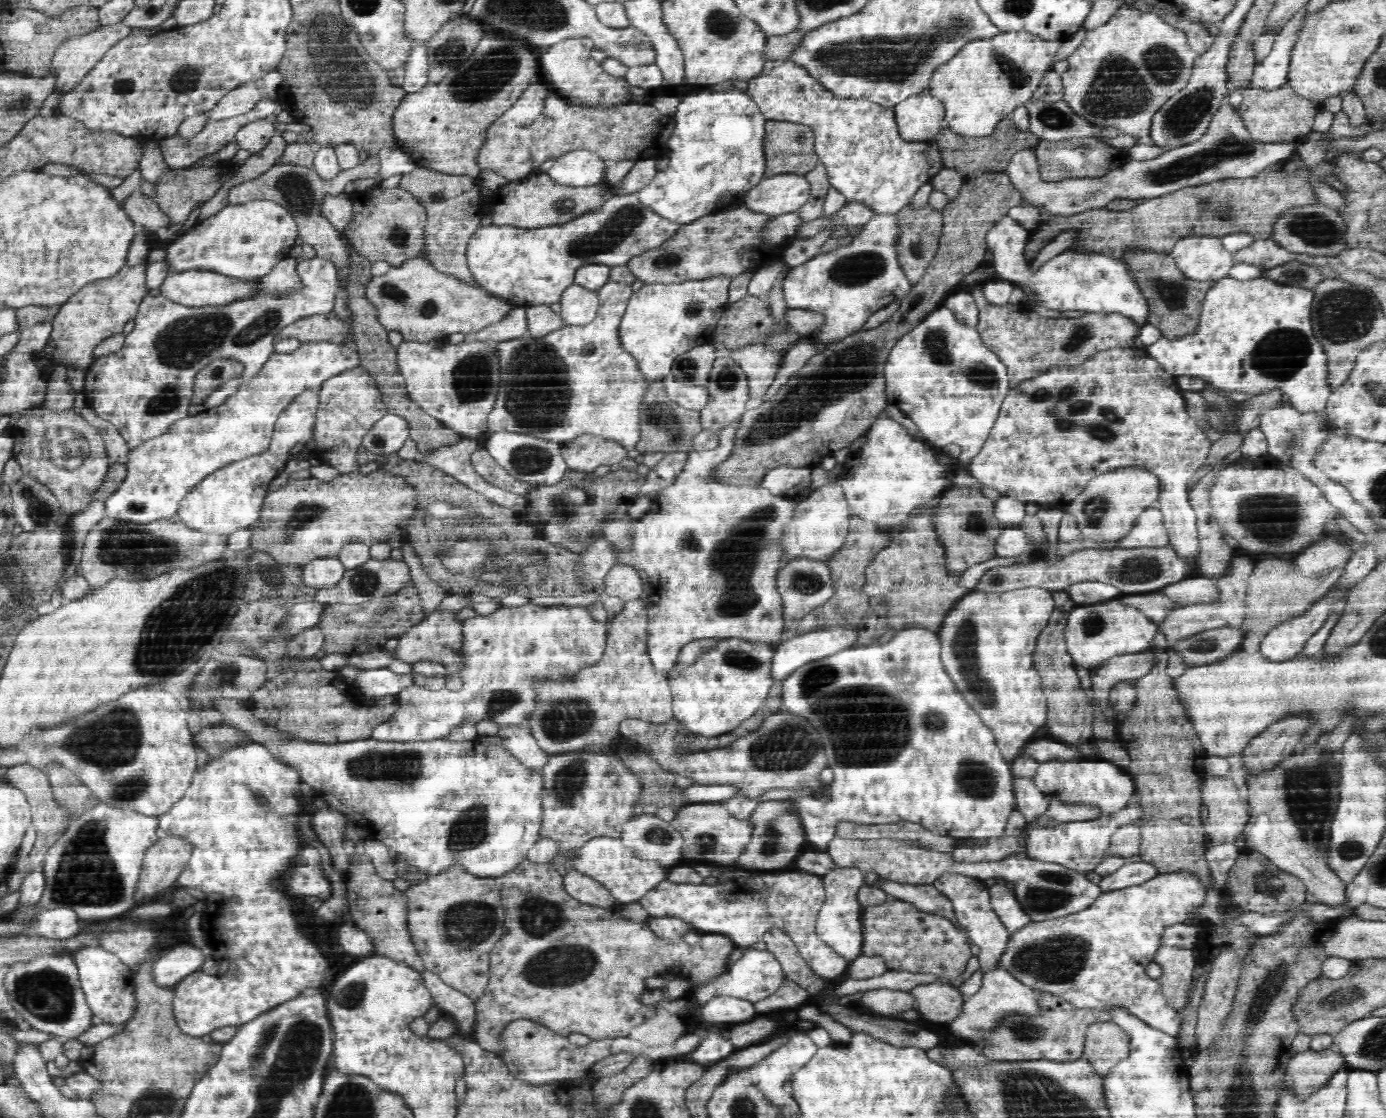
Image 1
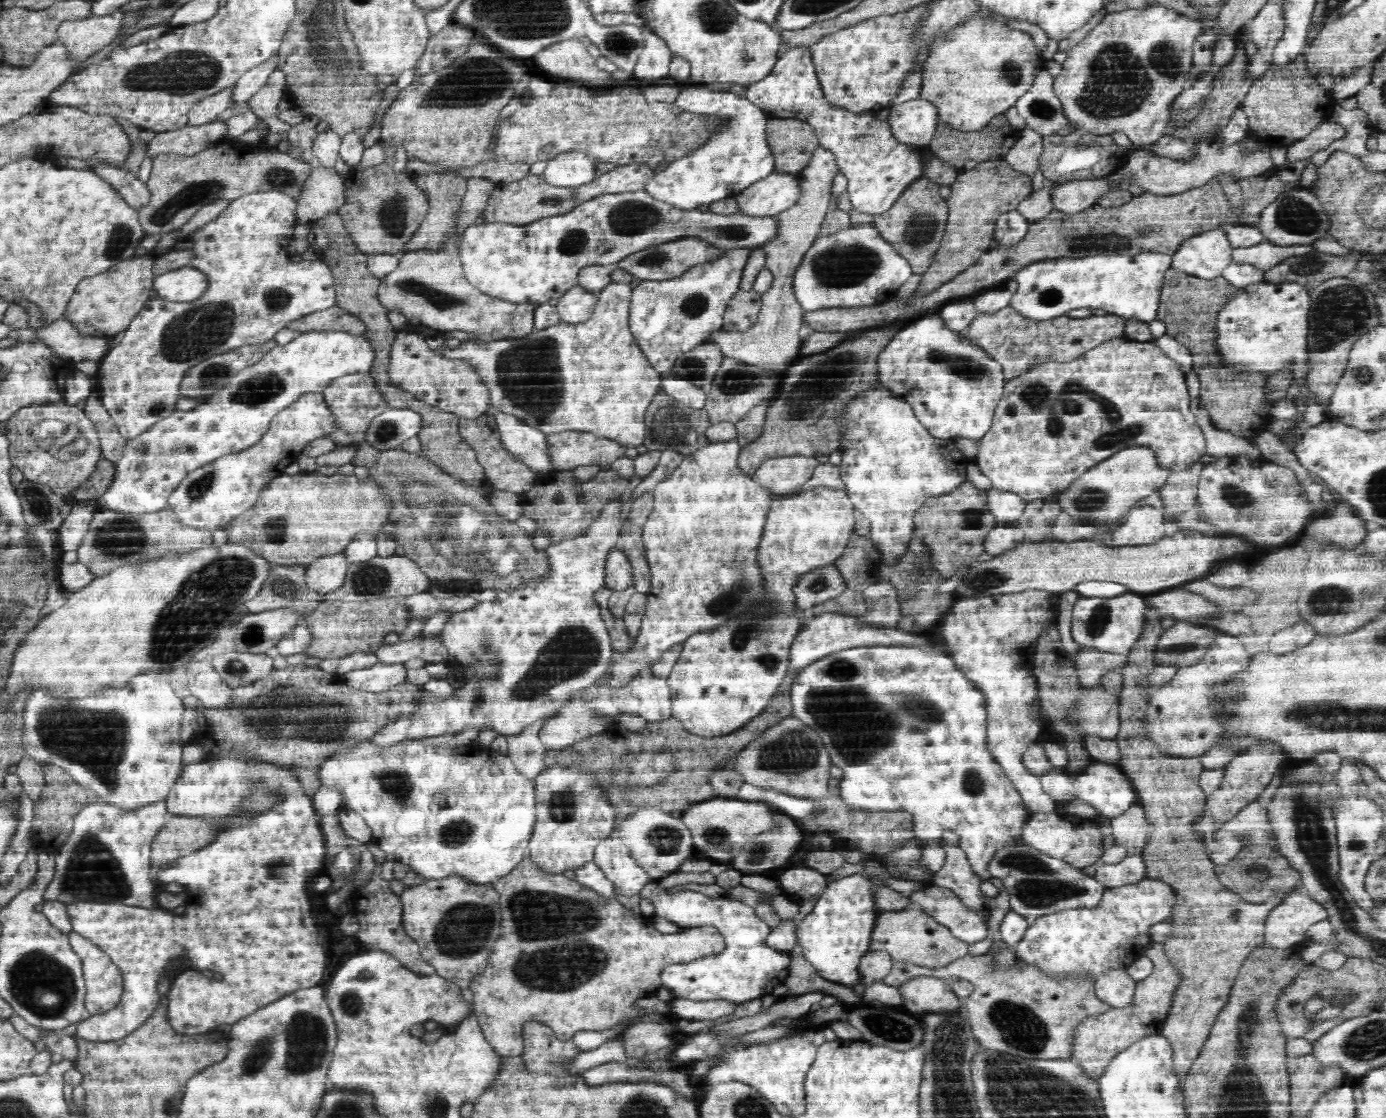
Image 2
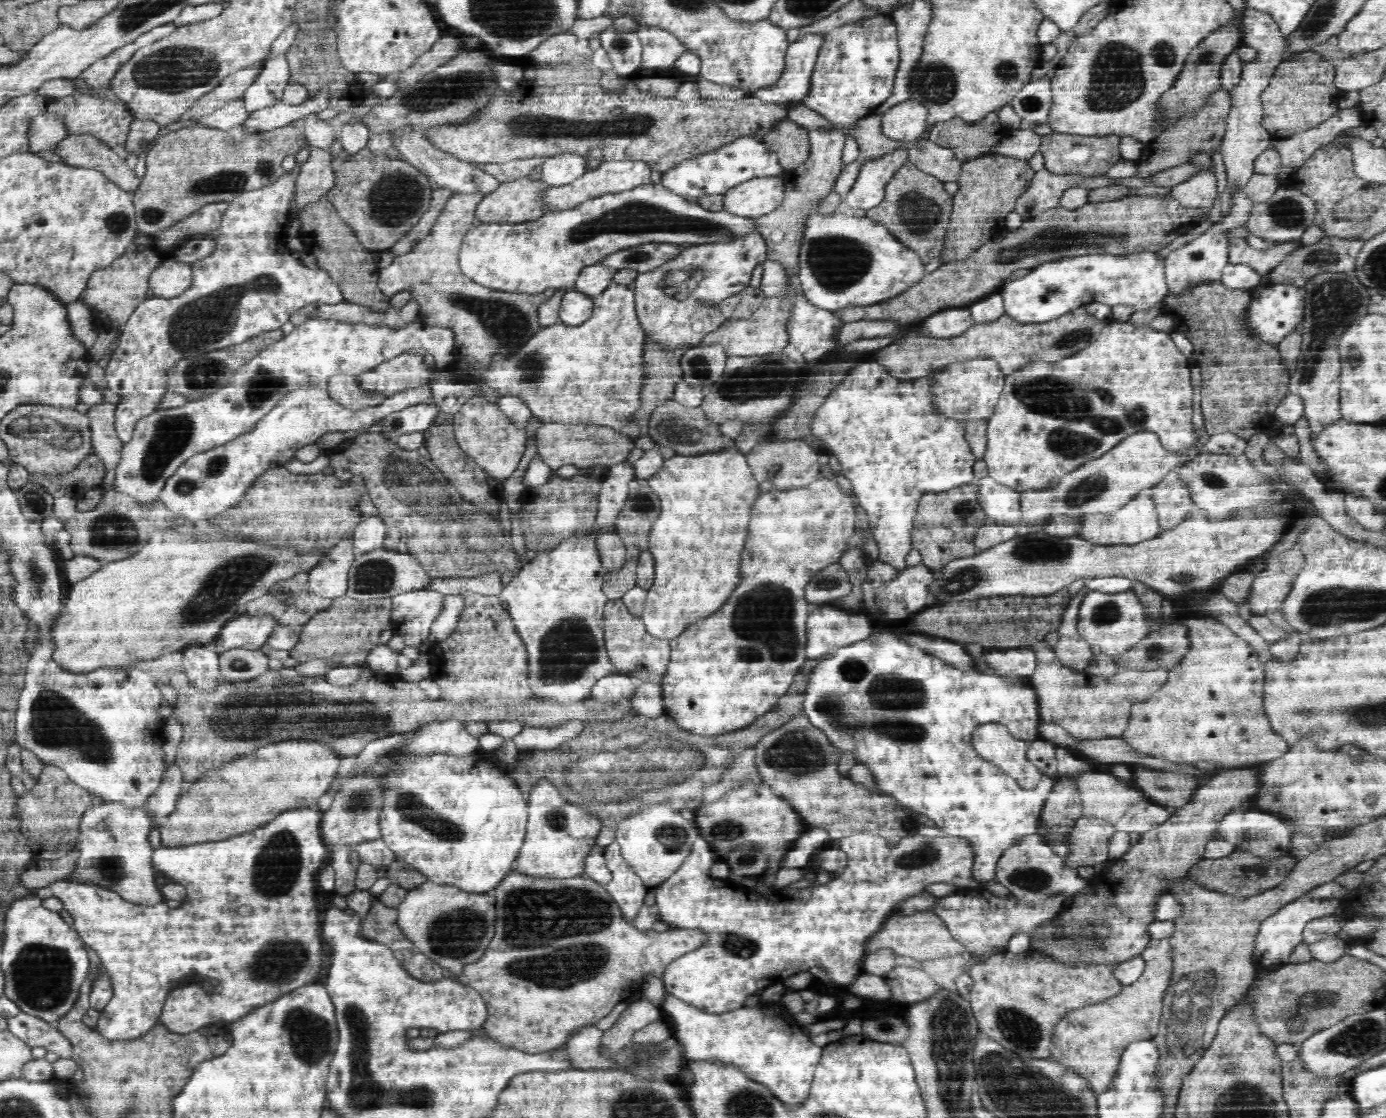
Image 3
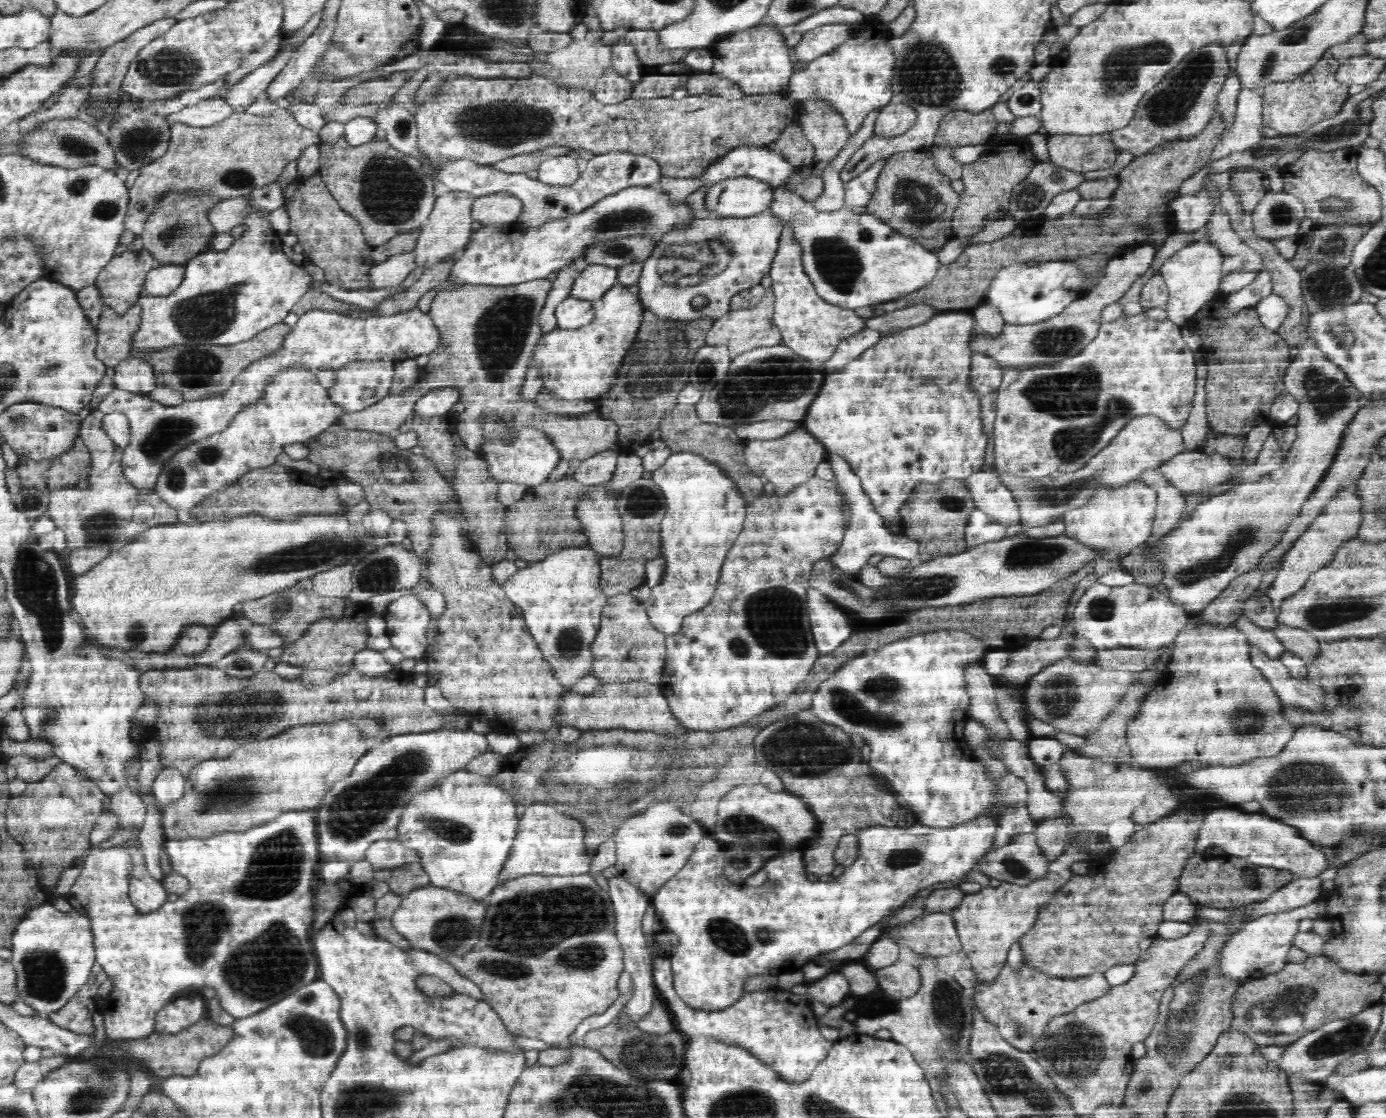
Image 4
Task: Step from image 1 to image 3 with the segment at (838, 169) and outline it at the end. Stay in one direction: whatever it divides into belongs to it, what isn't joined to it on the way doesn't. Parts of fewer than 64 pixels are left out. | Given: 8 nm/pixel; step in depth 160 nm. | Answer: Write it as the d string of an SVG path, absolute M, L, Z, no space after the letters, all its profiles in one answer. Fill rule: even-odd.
M809 33L790 43L786 53L785 71L773 87L756 93L760 100L798 105L807 94L810 74L828 33ZM900 149L864 164L862 172L843 199L846 206L850 210L863 208L867 211L880 204L886 182L906 159L907 151Z

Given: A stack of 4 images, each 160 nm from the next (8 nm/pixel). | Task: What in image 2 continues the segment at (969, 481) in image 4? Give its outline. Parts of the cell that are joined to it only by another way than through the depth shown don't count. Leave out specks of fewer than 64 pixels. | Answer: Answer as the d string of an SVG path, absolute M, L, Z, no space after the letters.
M991 487L986 492L987 510L990 510L996 518L996 522L1014 522L1023 518L1022 514L1025 510L1026 502L1014 494L1014 492L1006 492L1006 490L996 490Z

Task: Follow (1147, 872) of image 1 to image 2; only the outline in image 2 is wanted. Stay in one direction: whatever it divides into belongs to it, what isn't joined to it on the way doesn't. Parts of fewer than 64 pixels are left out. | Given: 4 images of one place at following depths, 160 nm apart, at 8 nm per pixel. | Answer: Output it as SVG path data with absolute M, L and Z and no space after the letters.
M1141 854L1127 856L1122 862L1106 864L1101 858L1092 862L1095 879L1108 887L1137 883L1145 876L1145 861Z

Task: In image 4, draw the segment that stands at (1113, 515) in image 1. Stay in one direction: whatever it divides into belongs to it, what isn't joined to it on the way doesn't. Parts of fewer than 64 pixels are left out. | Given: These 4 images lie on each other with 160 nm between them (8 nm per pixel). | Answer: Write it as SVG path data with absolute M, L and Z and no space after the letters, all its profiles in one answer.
M1138 414L1130 416L1120 428L1117 436L1097 456L1090 459L1084 468L1077 472L1062 473L1058 478L1051 476L1038 479L1018 476L998 471L992 464L984 464L980 471L995 474L1012 493L1018 506L1022 524L1040 526L1062 520L1066 510L1082 507L1088 494L1100 484L1124 484L1138 479L1147 469L1156 469L1160 464L1185 450L1184 438L1177 428L1172 428L1161 416L1155 414Z

